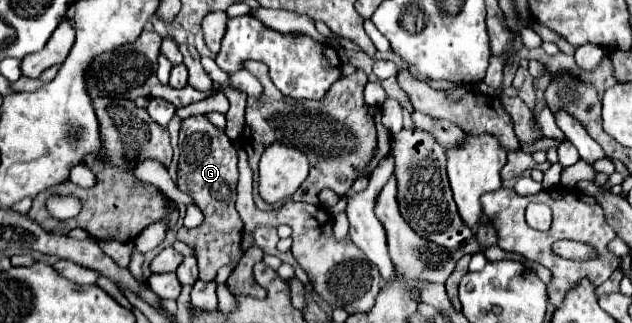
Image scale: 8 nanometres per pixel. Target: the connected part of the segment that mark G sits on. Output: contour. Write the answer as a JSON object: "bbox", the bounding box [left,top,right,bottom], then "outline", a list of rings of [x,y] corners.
{"bbox":[178,115,242,279],"outline":[[[194,115],[182,121],[180,127],[180,163],[178,189],[194,197],[204,213],[204,223],[196,229],[178,229],[178,239],[196,251],[200,279],[216,279],[216,271],[228,263],[240,261],[242,249],[242,221],[234,209],[234,187],[238,181],[238,153],[228,135],[216,129],[204,115]]]}

